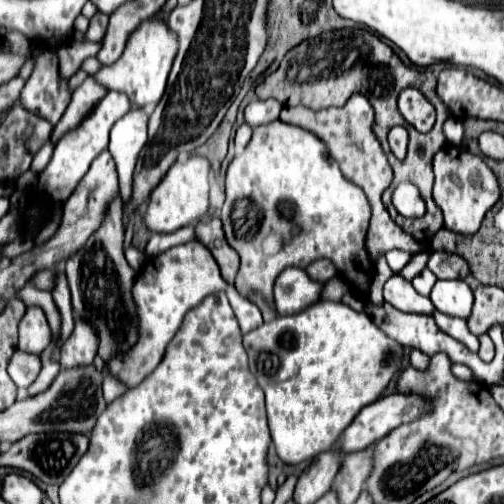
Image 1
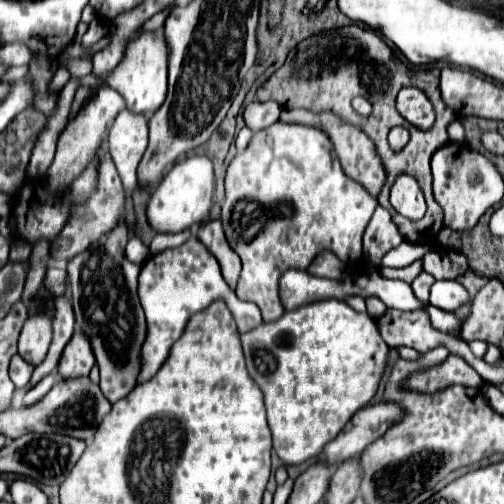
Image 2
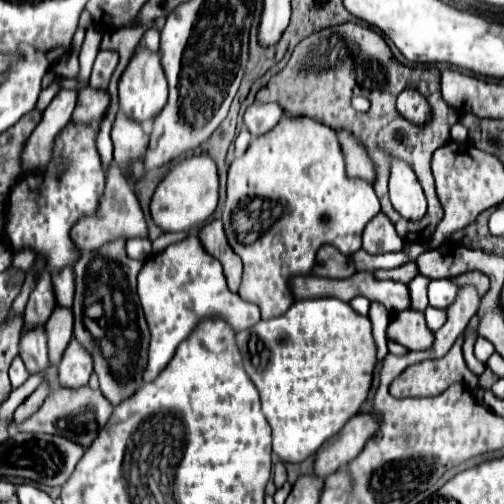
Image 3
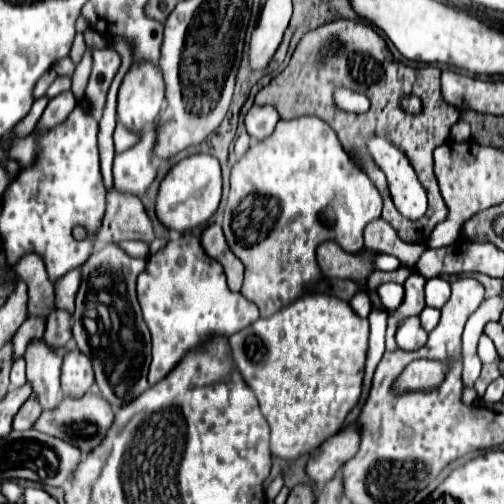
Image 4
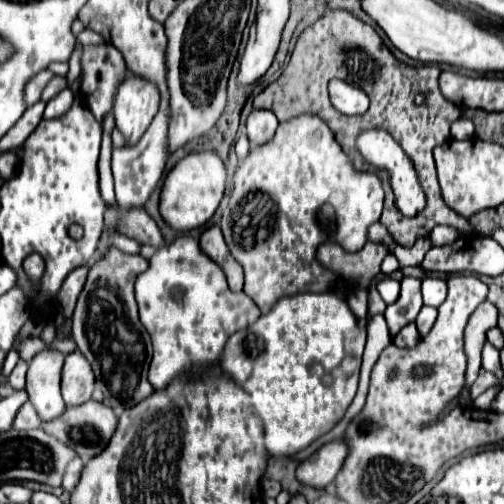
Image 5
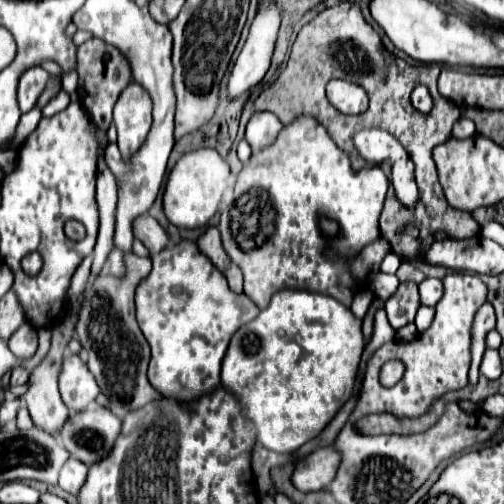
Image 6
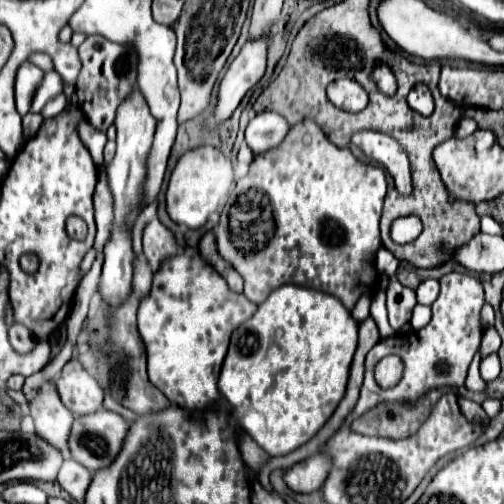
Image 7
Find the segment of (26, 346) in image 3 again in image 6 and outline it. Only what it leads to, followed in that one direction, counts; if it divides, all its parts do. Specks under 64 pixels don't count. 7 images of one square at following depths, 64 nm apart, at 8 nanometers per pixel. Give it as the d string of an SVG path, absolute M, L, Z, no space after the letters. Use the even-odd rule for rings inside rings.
M69 316L63 318L63 320L53 328L51 347L48 350L48 354L44 356L44 360L36 366L36 372L30 372L30 378L28 378L28 390L24 394L24 400L26 400L26 406L30 410L30 416L34 420L36 426L44 428L48 434L56 436L56 432L60 430L60 426L68 420L70 412L68 408L62 404L62 398L60 398L60 392L58 392L58 374L60 374L60 368L62 368L62 358L64 358L64 351L67 344L74 336L74 323Z

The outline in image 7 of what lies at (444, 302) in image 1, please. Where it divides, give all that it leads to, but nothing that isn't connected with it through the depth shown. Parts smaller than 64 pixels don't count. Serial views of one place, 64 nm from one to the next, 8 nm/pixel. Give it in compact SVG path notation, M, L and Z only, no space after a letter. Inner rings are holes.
M428 278L424 280L418 288L416 288L416 294L418 294L418 304L432 304L436 300L436 296L440 294L440 284L438 280L434 278Z

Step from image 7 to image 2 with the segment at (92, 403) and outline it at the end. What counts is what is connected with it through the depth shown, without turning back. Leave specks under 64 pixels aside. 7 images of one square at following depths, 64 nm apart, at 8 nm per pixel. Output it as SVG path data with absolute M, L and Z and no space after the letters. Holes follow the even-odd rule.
M74 332L72 340L66 344L62 352L58 372L62 378L88 376L94 362L96 360L92 356L92 344L88 344L88 336L80 336L80 332Z

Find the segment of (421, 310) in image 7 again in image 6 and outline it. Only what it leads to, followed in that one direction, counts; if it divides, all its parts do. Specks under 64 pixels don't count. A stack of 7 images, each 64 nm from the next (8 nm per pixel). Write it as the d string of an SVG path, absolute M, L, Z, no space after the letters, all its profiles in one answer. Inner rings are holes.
M420 306L420 308L418 308L418 314L416 314L416 320L414 320L418 332L428 330L430 324L432 324L432 320L434 320L434 308L430 308L430 306Z

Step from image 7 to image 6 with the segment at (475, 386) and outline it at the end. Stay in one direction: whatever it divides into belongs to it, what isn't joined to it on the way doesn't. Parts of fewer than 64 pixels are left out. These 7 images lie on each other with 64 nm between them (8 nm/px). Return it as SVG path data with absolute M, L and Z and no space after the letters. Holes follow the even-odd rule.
M484 302L482 308L476 312L472 325L472 343L471 343L471 364L468 372L468 381L470 384L478 382L478 368L480 368L480 360L482 354L486 350L486 334L490 328L496 326L496 316L494 316L494 308L490 302Z

